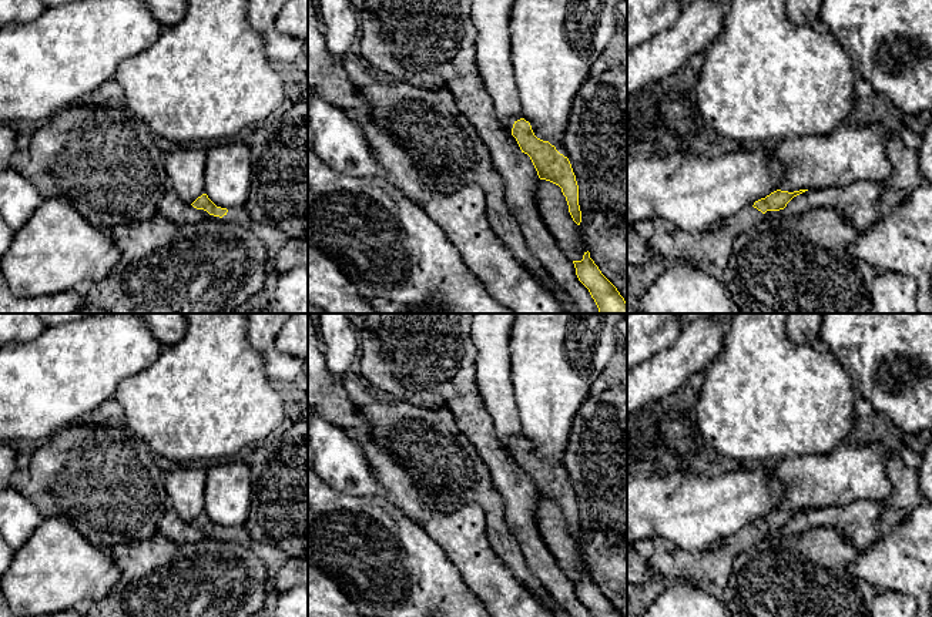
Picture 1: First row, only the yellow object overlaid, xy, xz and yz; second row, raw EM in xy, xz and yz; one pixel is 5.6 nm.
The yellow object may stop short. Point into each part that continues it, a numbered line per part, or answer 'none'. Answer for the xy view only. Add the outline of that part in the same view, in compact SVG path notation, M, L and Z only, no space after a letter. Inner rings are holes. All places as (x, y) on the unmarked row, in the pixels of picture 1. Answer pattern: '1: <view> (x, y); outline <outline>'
1: xy (240, 536); outline M237 526L231 536L224 534L222 539L239 546L251 546L252 543L245 526Z

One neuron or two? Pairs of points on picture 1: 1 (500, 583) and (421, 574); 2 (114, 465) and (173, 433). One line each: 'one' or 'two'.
1: two
2: two

